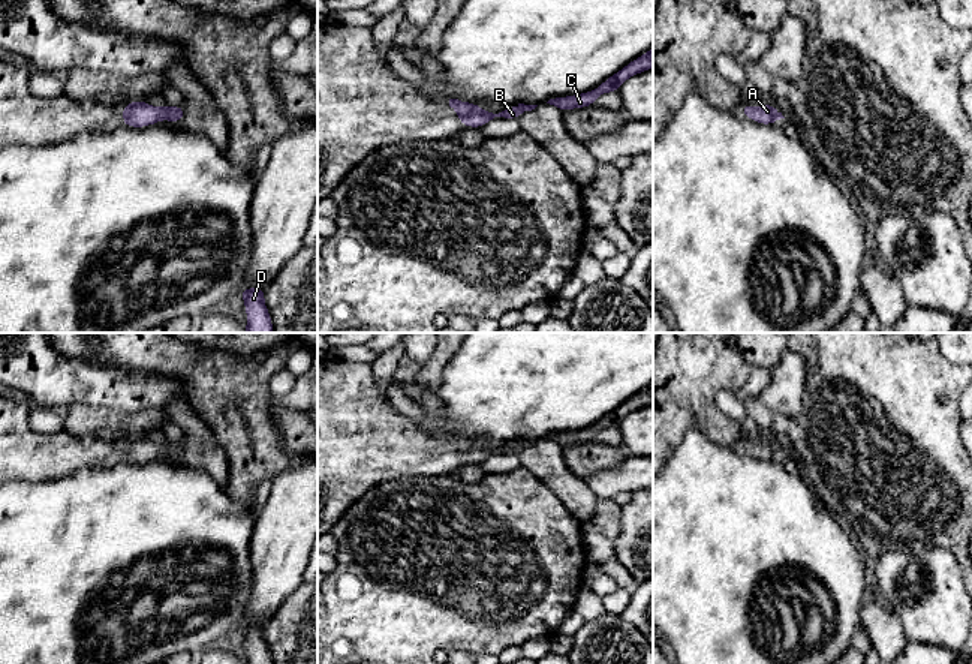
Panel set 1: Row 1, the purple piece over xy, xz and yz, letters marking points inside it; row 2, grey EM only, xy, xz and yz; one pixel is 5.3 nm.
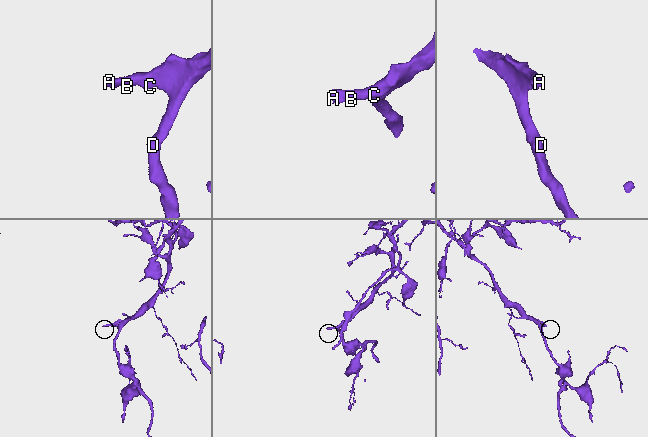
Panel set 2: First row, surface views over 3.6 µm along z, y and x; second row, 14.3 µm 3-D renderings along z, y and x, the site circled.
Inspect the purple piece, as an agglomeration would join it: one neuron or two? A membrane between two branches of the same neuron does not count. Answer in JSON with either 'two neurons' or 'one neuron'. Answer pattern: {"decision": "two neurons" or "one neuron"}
{"decision": "one neuron"}

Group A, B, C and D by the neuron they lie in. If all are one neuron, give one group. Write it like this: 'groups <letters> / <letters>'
groups A B C D

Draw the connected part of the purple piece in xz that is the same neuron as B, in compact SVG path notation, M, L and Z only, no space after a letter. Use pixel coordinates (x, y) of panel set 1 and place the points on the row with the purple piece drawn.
M449 99L449 106L457 112L458 121L466 127L482 127L490 120L494 118L518 118L523 112L535 109L538 105L518 103L515 106L506 108L503 111L488 112L479 105L472 102L463 102L458 99Z

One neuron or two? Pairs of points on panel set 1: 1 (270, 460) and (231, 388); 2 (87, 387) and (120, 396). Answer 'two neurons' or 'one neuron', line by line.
1: one neuron
2: one neuron

